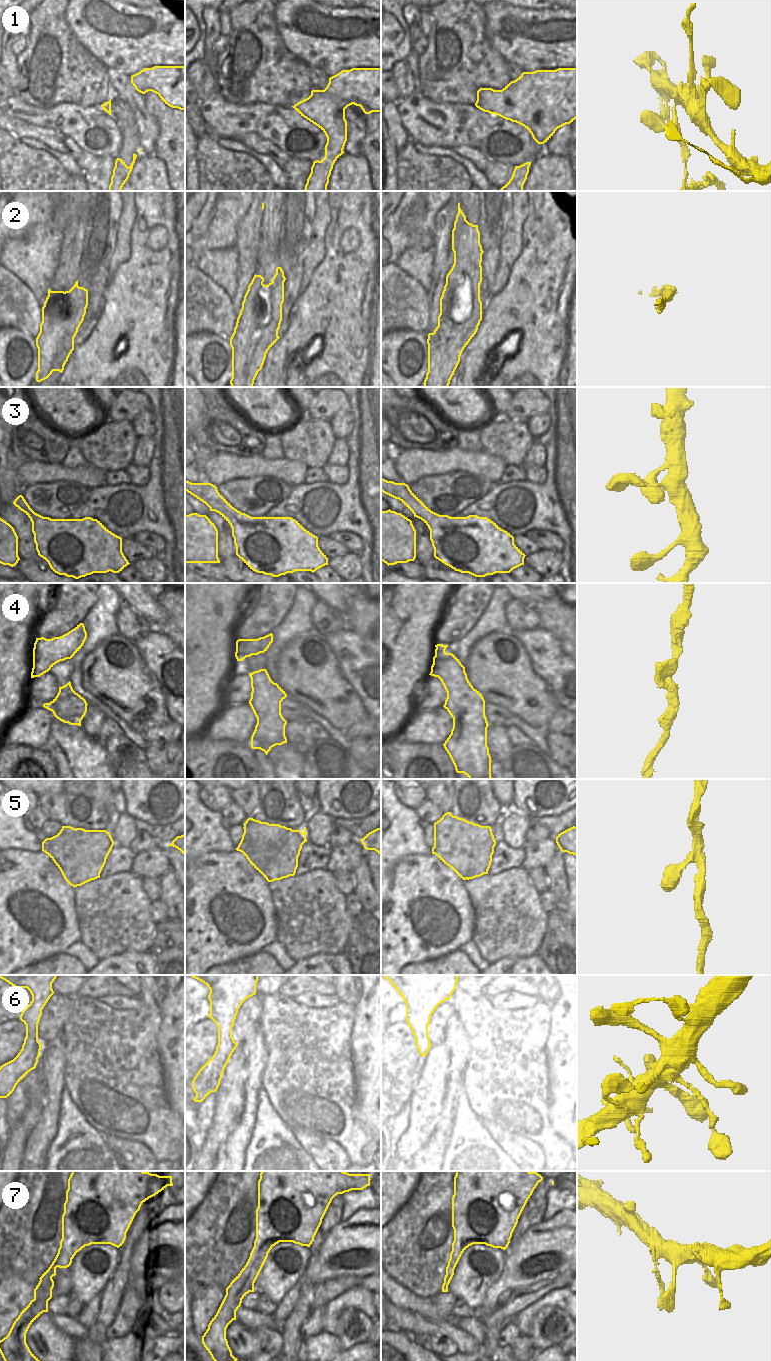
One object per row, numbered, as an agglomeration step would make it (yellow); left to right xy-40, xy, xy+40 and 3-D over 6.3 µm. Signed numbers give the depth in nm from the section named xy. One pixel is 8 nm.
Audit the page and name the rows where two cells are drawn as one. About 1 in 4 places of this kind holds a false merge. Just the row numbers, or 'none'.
5

